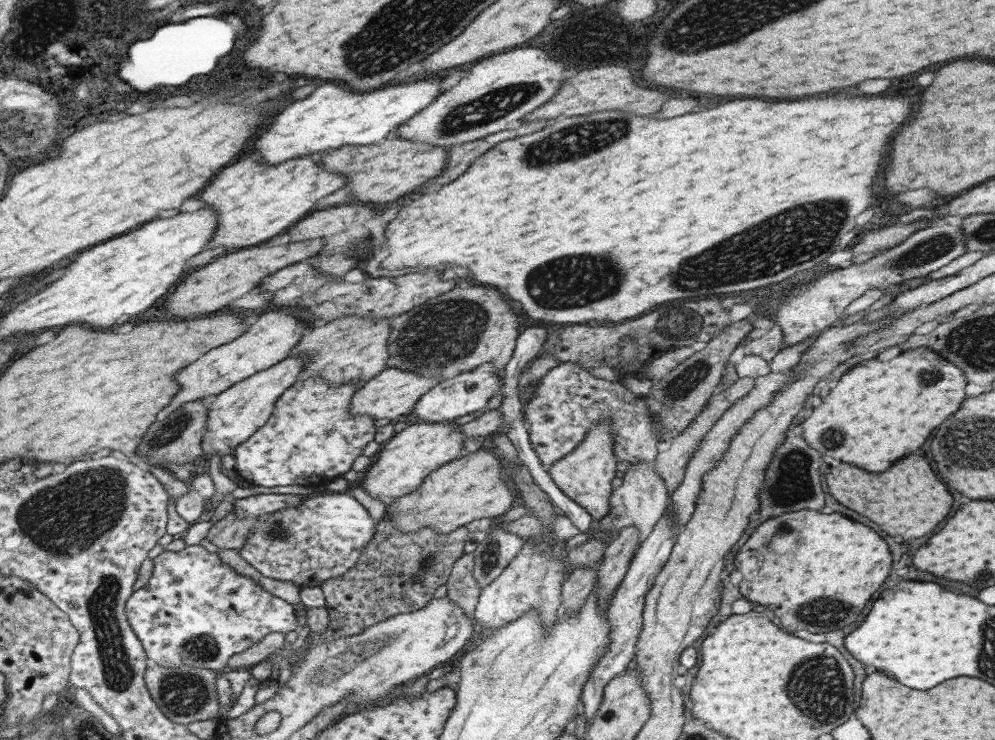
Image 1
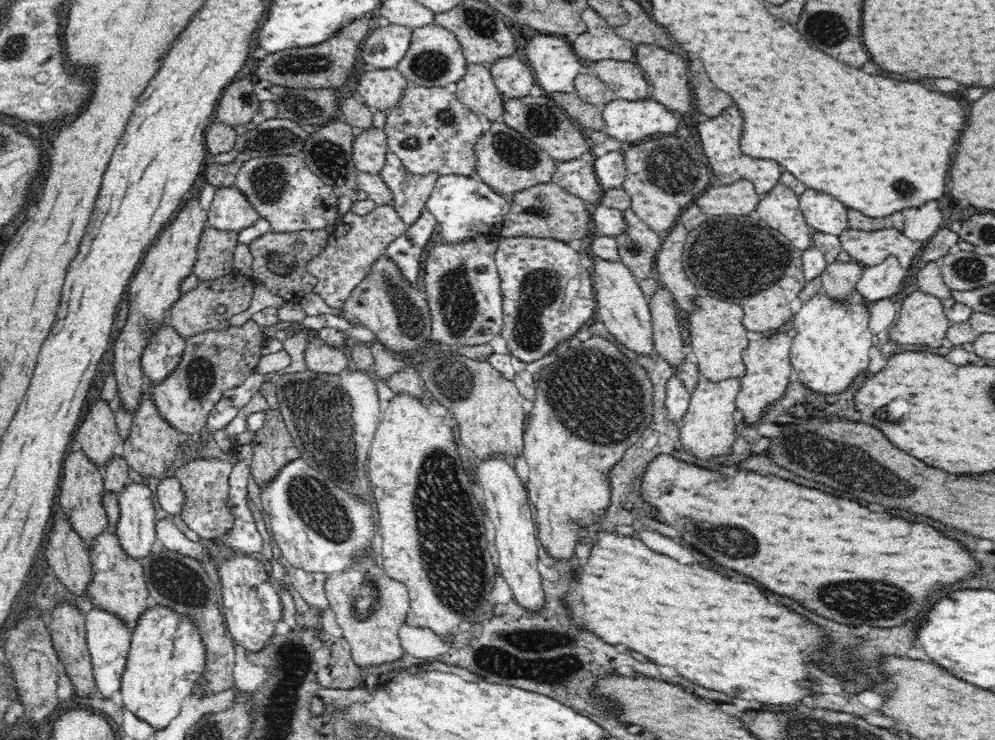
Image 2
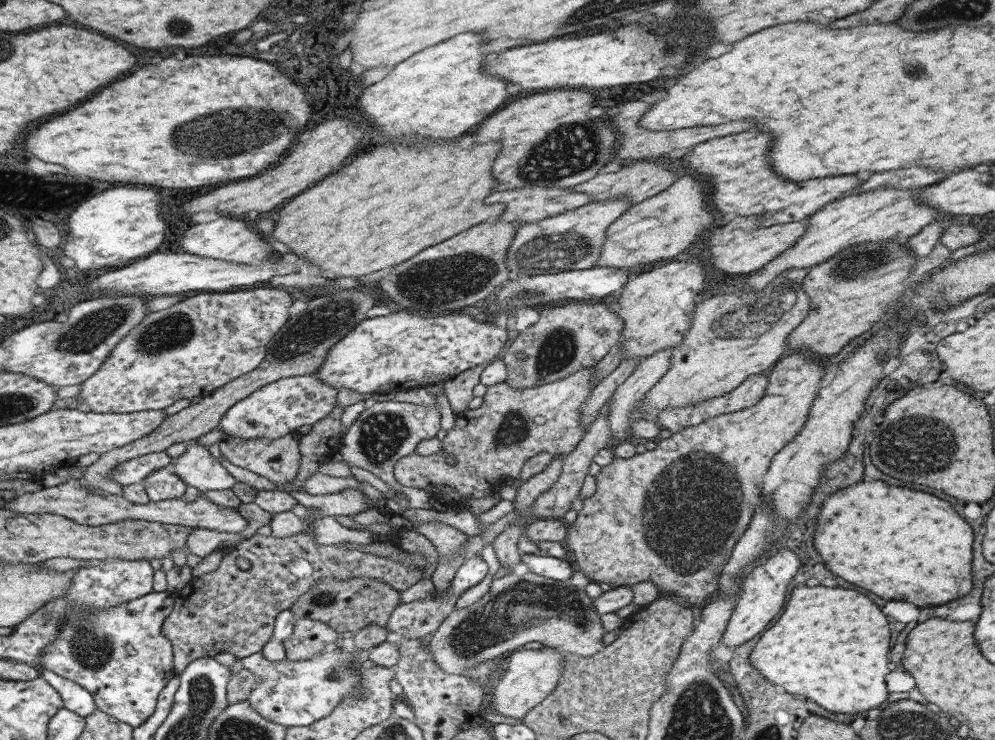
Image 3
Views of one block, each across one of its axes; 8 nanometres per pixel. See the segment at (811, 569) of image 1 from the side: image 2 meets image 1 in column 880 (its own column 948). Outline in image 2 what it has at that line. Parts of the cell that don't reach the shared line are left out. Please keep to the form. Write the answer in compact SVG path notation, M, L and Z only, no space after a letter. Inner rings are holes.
M661 452L648 462L639 480L642 499L656 508L658 520L678 528L686 544L696 546L696 550L716 564L750 576L770 592L788 596L804 608L816 610L816 614L840 624L902 624L930 608L930 594L978 572L976 560L960 546L960 542L946 538L936 528L894 518L886 512L870 512L850 500L840 504L826 492L802 488L776 476L742 470L736 472L736 476L726 476L724 472L706 470Z

